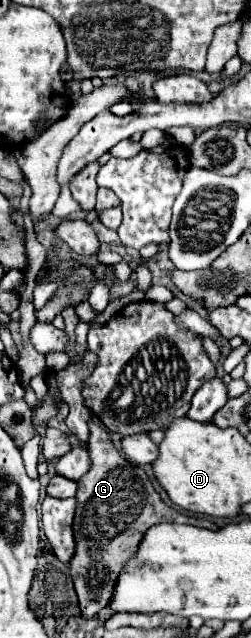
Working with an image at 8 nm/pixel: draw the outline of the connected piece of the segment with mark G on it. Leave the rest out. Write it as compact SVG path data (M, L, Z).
M88 421L90 425L90 469L78 481L76 493L76 517L74 517L74 537L76 537L76 555L70 561L70 575L74 581L74 589L78 593L78 605L82 617L90 619L100 609L108 607L114 595L114 587L118 583L118 575L124 569L130 555L138 551L138 545L144 533L158 523L186 523L194 527L204 527L210 531L218 531L218 525L206 517L190 517L182 515L170 505L162 501L152 481L138 465L126 461L116 447L112 445L108 431Z

